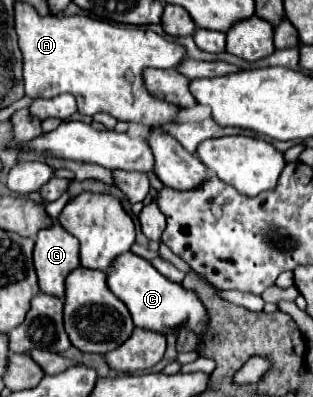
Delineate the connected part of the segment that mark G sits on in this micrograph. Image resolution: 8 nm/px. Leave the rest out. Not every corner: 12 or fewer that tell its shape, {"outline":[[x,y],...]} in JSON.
{"outline":[[58,222],[40,230],[34,268],[40,292],[64,298],[78,242]]}

